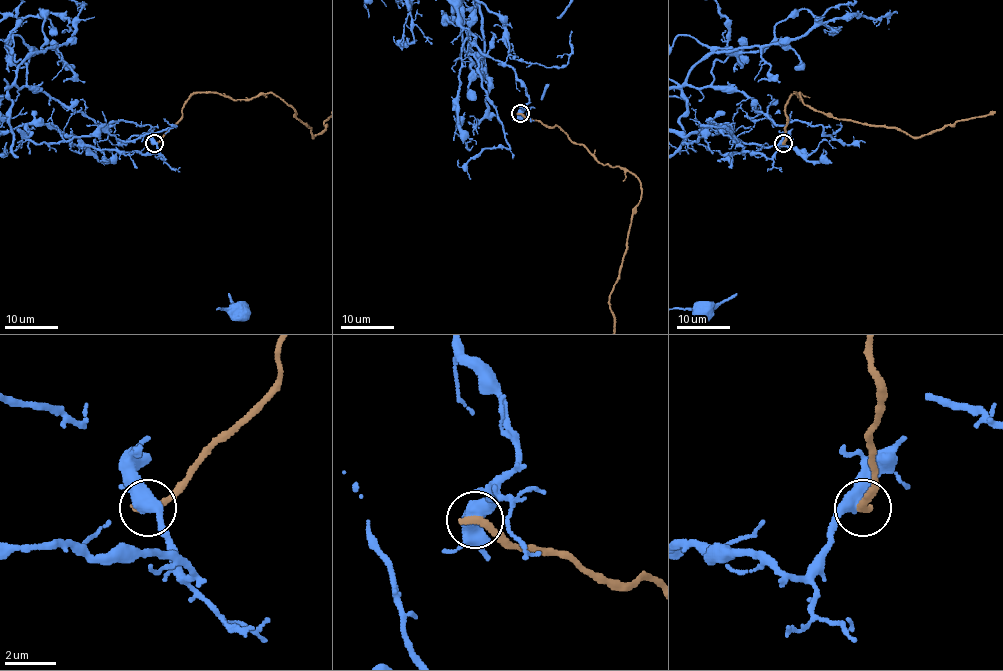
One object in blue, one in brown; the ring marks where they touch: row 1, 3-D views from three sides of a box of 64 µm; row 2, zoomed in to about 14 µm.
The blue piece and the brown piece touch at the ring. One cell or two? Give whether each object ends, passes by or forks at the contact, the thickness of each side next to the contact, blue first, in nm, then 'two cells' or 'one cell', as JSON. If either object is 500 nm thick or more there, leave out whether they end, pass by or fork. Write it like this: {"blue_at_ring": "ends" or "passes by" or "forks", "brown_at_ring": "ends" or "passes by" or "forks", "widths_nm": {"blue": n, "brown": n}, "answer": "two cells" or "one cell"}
{"widths_nm": {"blue": 550, "brown": 340}, "answer": "two cells"}

